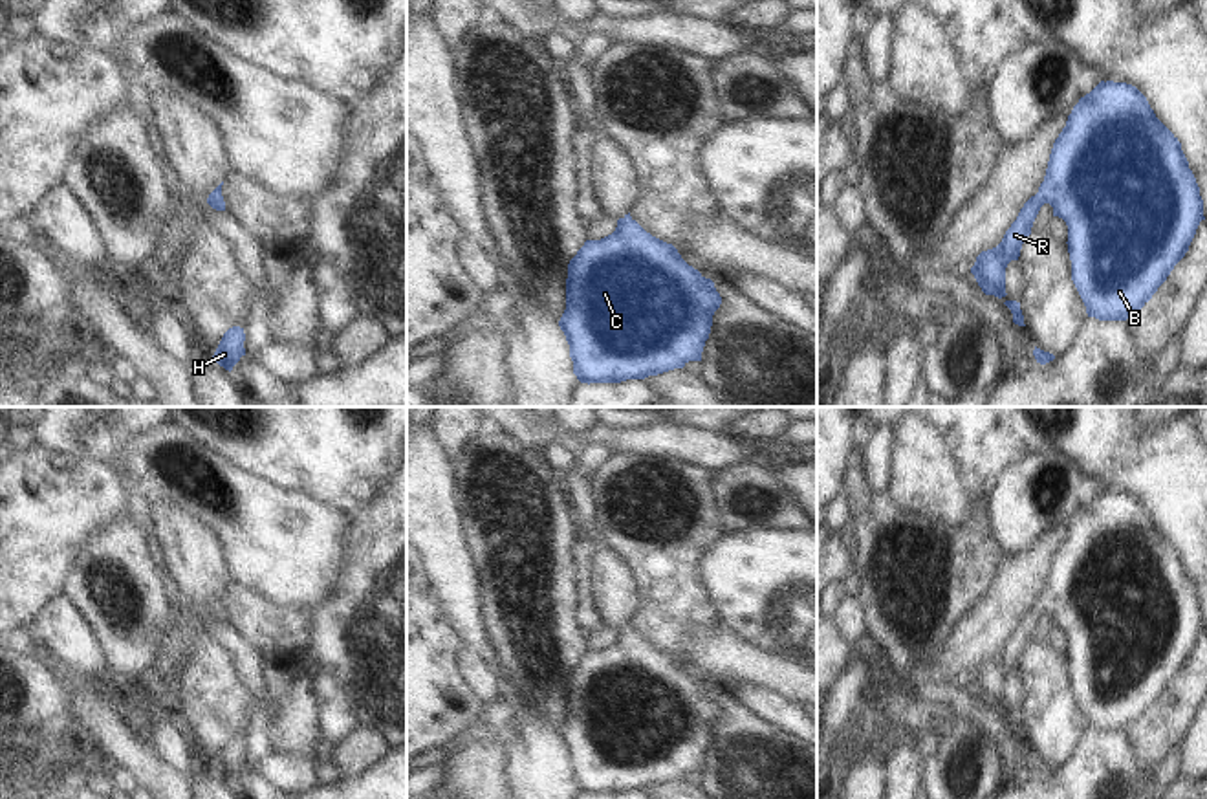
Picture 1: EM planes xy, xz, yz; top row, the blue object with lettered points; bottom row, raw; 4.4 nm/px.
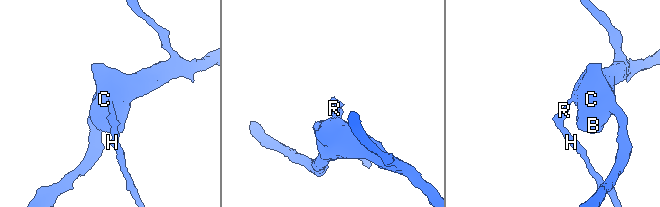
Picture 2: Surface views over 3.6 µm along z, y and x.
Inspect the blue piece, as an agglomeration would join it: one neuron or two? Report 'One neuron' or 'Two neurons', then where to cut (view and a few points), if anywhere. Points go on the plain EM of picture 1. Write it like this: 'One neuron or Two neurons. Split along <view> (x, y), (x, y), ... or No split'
One neuron. No split

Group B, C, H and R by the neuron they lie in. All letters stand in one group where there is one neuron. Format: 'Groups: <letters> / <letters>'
Groups: B C H R

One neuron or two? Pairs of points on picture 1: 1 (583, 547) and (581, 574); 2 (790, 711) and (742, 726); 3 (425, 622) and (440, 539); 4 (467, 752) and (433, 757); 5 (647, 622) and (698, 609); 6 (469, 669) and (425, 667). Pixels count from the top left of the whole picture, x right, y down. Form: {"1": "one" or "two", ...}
{"1": "one", "2": "two", "3": "two", "4": "two", "5": "one", "6": "two"}

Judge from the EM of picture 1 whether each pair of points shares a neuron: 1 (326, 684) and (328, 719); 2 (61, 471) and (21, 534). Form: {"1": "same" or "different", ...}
{"1": "same", "2": "same"}

